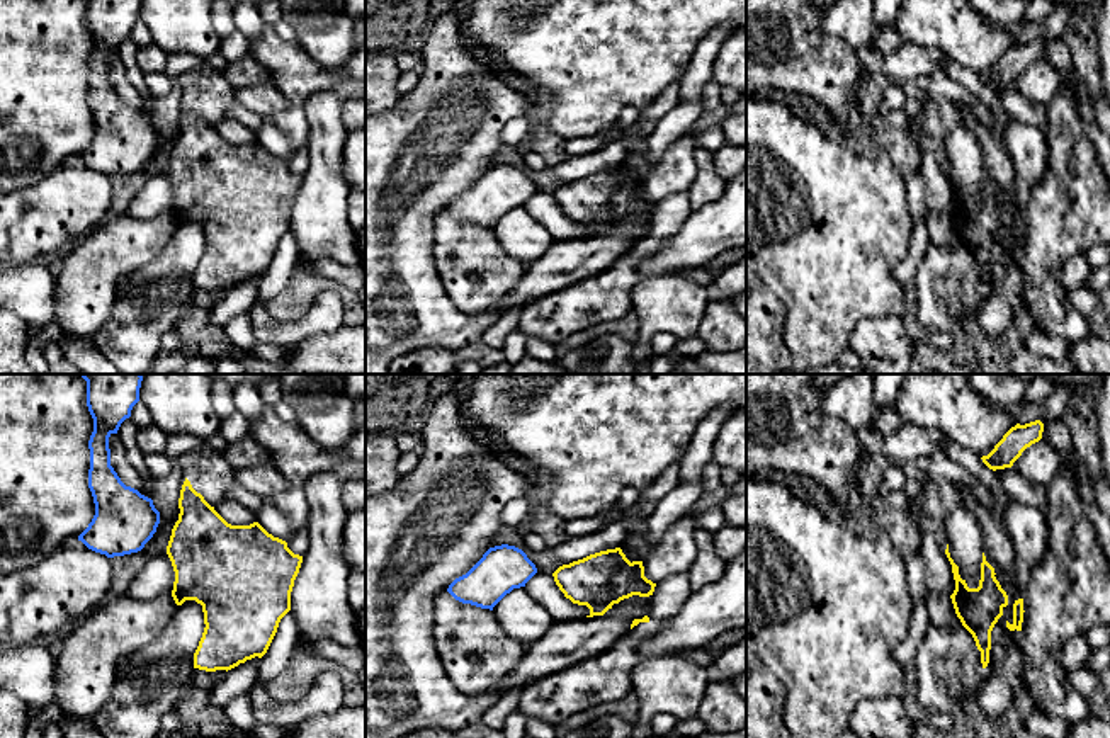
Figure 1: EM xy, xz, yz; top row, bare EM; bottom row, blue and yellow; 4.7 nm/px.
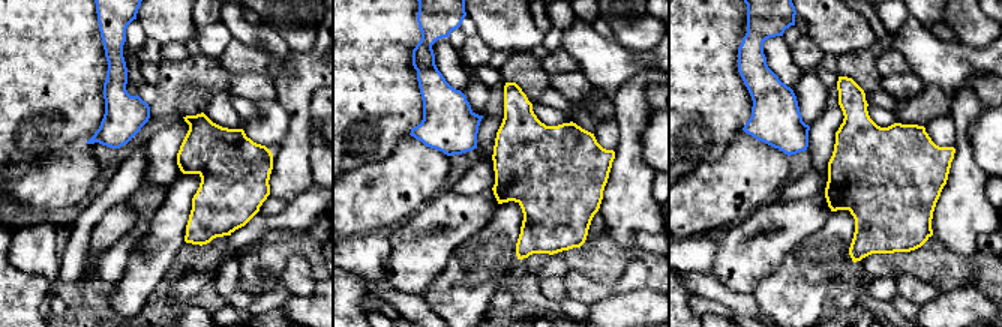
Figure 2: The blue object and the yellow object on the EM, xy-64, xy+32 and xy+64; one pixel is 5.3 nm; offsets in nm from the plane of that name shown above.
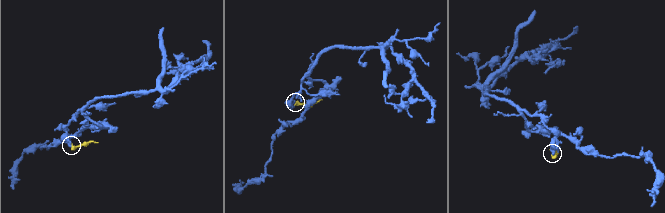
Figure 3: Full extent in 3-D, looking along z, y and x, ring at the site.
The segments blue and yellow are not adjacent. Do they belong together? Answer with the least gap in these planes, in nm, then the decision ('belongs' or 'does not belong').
gap 70 nm; does not belong

